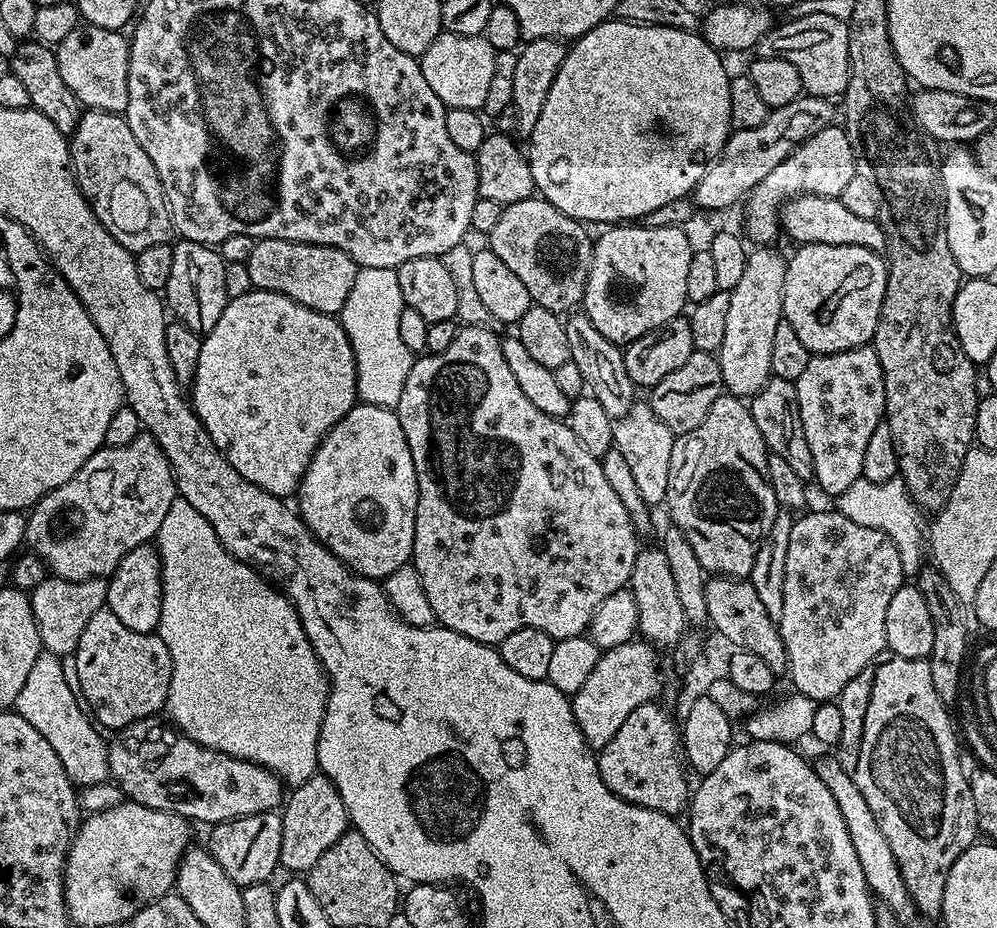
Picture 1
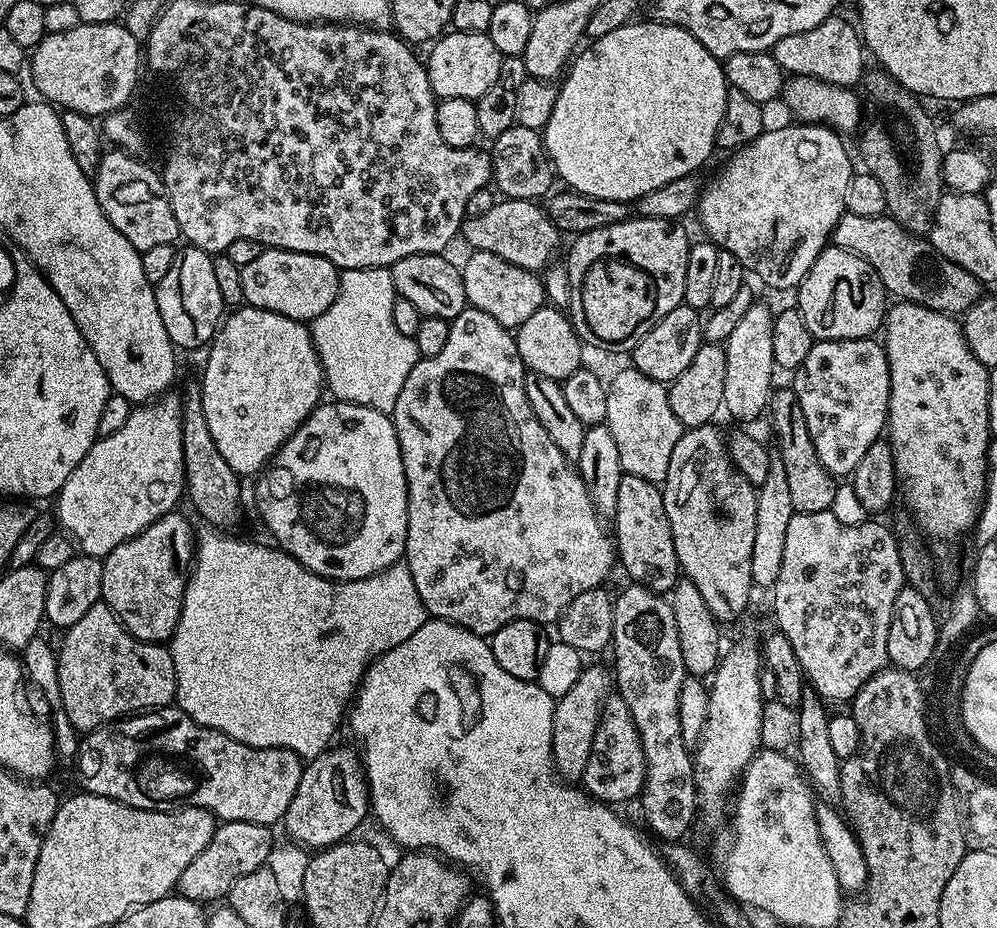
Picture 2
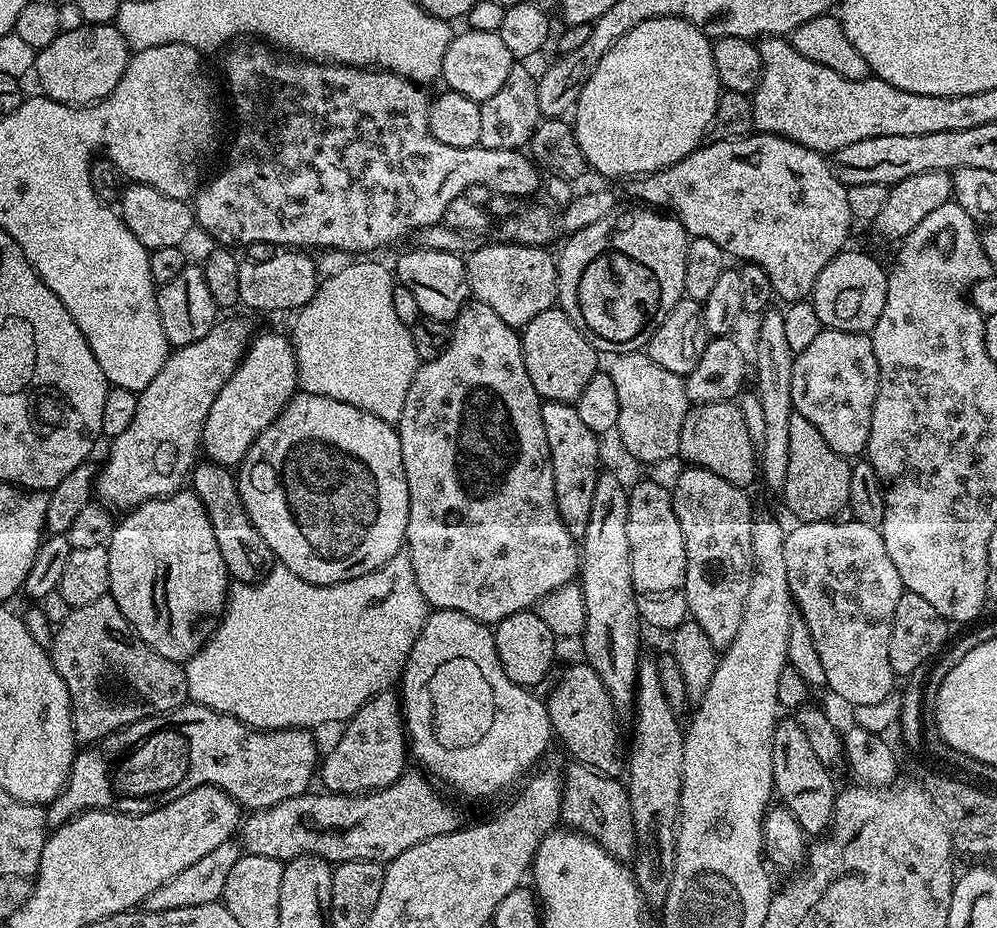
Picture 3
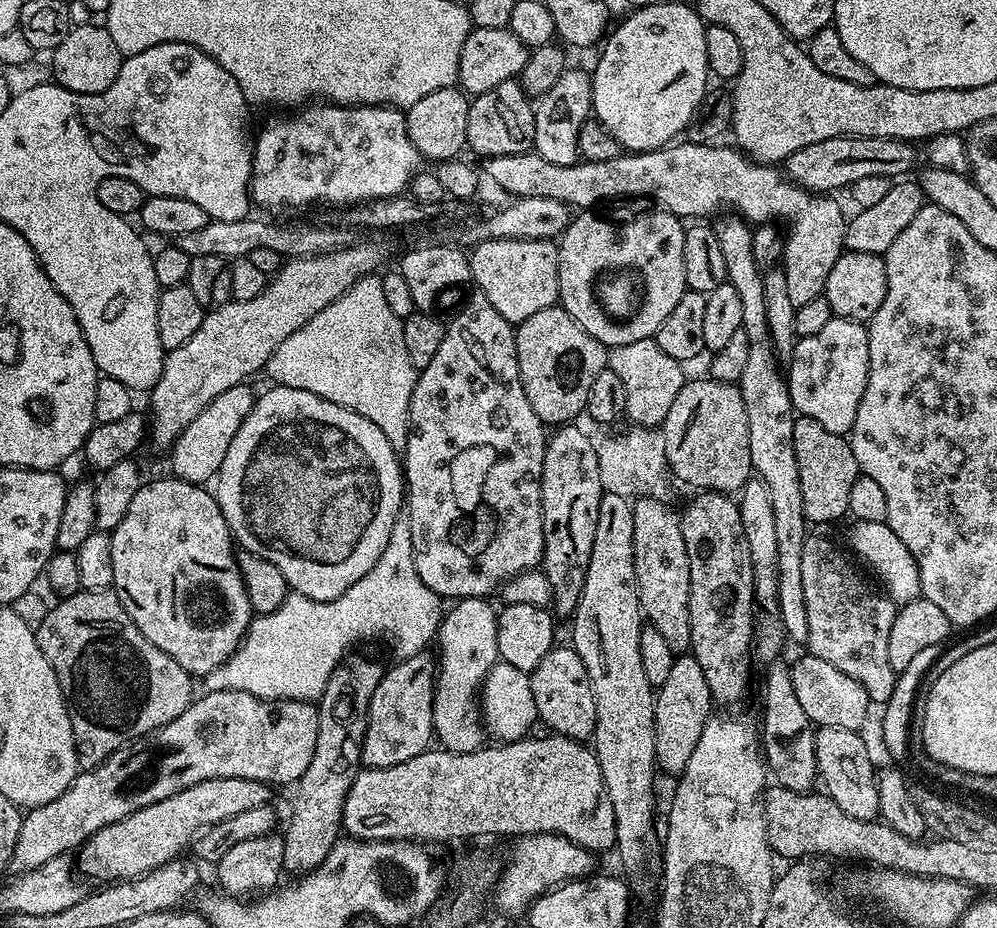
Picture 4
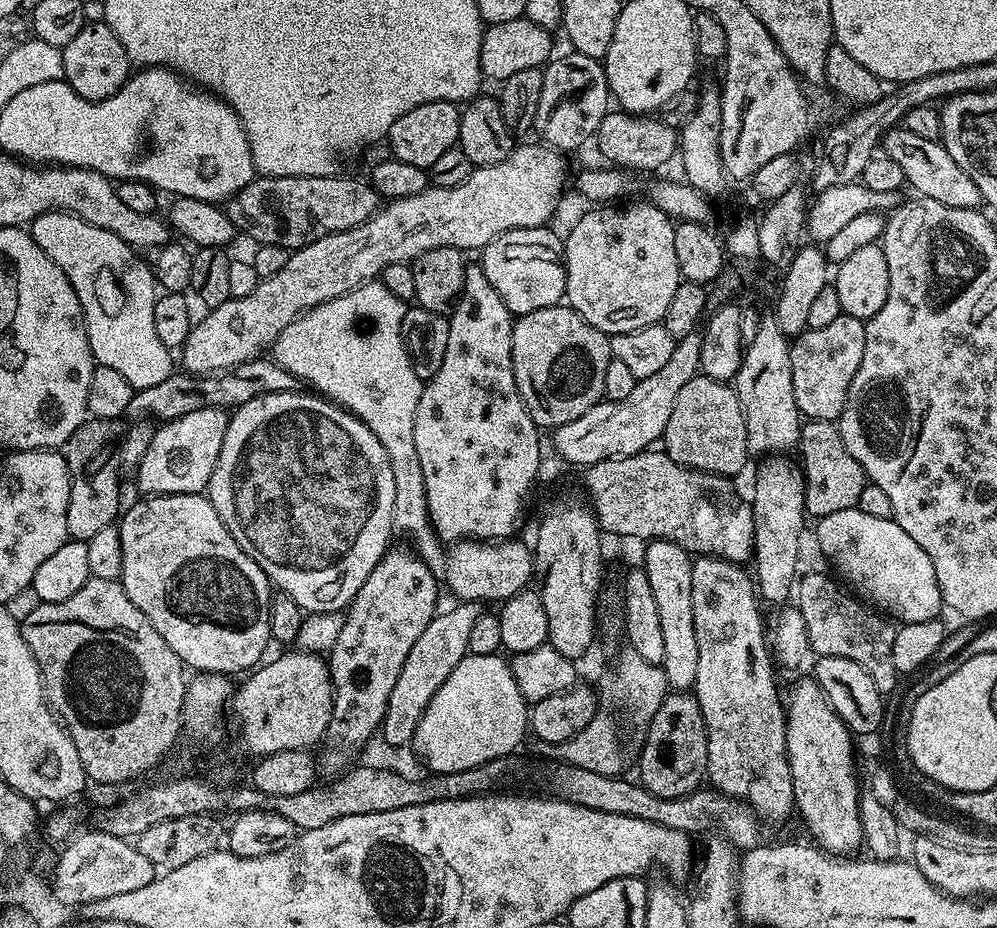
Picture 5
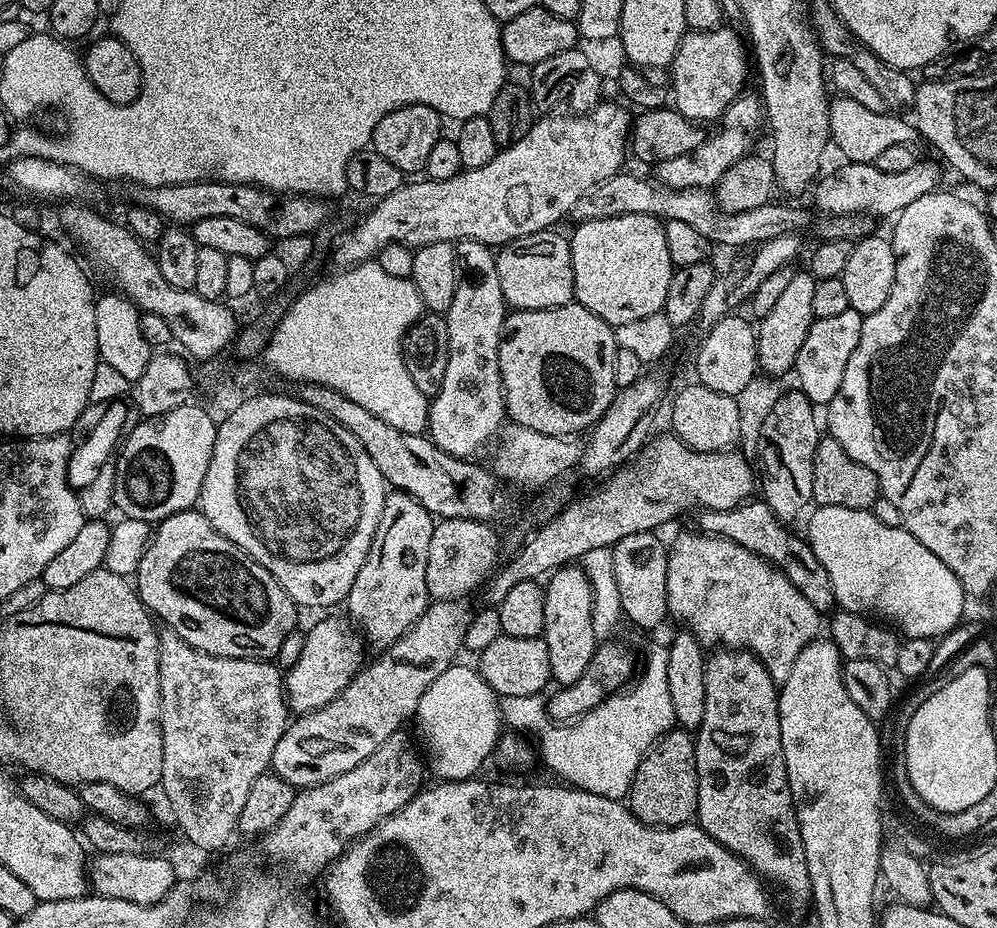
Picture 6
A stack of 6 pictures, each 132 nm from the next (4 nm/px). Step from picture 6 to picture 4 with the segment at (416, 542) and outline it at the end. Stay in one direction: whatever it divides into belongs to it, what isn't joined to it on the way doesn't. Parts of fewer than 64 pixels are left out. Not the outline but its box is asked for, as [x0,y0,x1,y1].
[282,654,386,878]

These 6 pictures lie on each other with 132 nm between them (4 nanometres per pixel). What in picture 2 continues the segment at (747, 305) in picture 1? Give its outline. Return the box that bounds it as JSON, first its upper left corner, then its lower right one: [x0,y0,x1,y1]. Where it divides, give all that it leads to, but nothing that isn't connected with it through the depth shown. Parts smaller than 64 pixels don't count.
[722,302,777,420]

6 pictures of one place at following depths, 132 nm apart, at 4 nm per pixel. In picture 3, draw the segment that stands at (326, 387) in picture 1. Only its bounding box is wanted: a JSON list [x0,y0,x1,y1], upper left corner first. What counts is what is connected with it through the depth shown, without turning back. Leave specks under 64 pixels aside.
[202,332,298,466]

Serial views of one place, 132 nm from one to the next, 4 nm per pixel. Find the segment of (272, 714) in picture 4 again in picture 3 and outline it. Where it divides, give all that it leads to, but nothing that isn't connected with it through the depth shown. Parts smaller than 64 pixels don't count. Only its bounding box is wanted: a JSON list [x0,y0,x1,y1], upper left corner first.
[47,702,318,826]

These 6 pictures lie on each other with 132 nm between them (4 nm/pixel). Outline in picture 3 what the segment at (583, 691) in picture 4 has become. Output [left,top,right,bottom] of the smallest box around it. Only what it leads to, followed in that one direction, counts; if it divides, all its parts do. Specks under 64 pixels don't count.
[546,662,622,777]

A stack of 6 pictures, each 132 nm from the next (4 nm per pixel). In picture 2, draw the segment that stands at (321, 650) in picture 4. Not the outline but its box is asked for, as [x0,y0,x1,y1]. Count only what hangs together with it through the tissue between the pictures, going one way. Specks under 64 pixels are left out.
[170,526,429,761]

